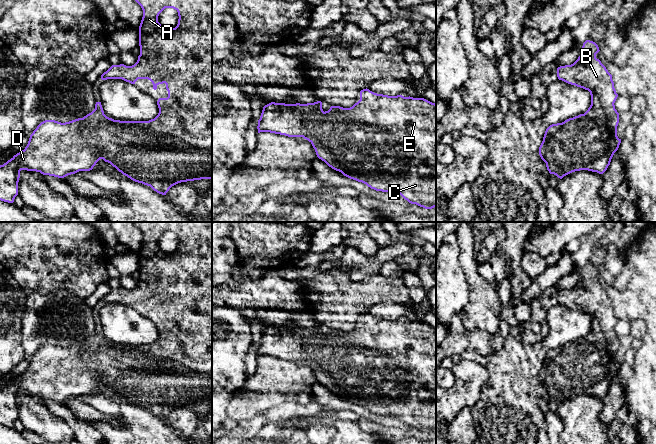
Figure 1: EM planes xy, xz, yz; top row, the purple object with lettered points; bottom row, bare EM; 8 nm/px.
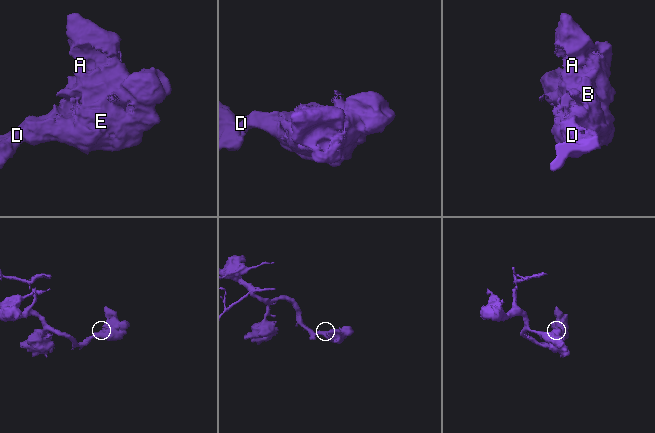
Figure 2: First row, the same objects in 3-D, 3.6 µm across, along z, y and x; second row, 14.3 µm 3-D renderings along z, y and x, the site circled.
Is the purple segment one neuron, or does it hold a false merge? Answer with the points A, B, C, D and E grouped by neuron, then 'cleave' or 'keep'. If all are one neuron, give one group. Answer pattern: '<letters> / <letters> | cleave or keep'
A B C D E | keep

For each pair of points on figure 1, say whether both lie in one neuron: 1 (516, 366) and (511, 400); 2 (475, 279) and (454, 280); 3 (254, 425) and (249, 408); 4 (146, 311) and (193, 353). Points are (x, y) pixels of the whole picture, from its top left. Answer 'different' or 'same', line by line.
1: same
2: different
3: different
4: same

